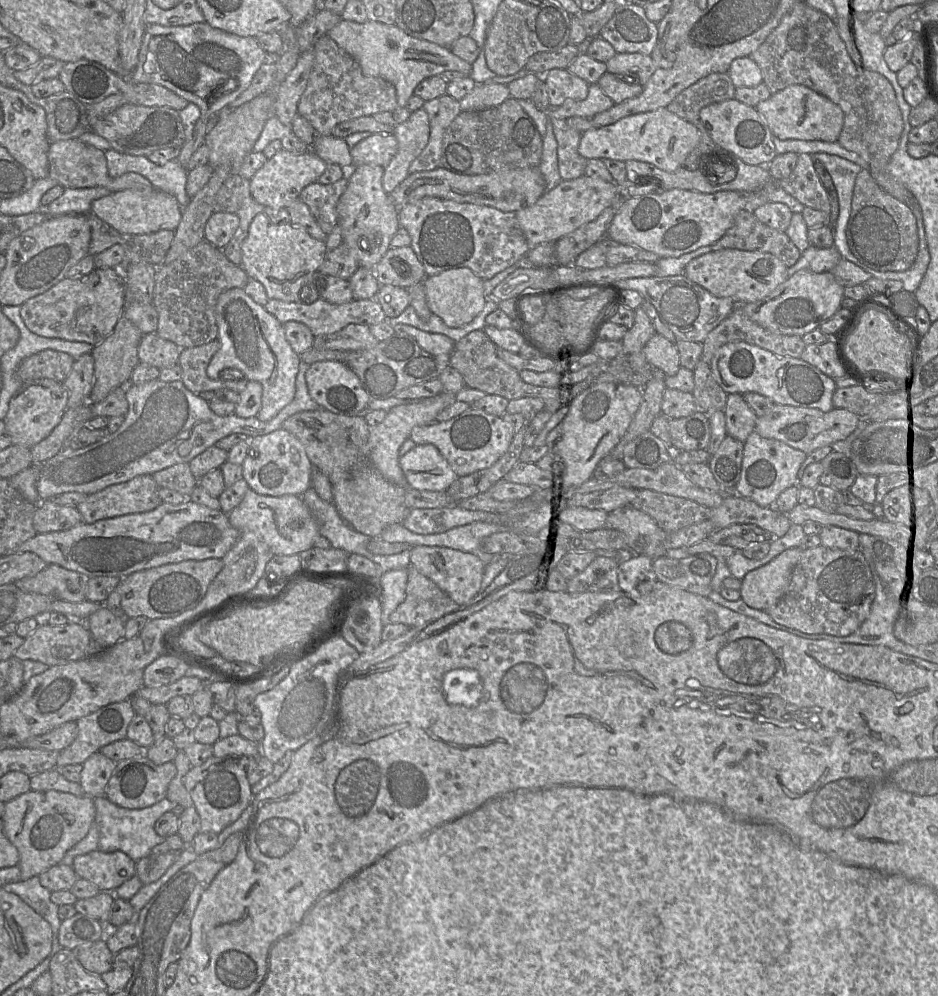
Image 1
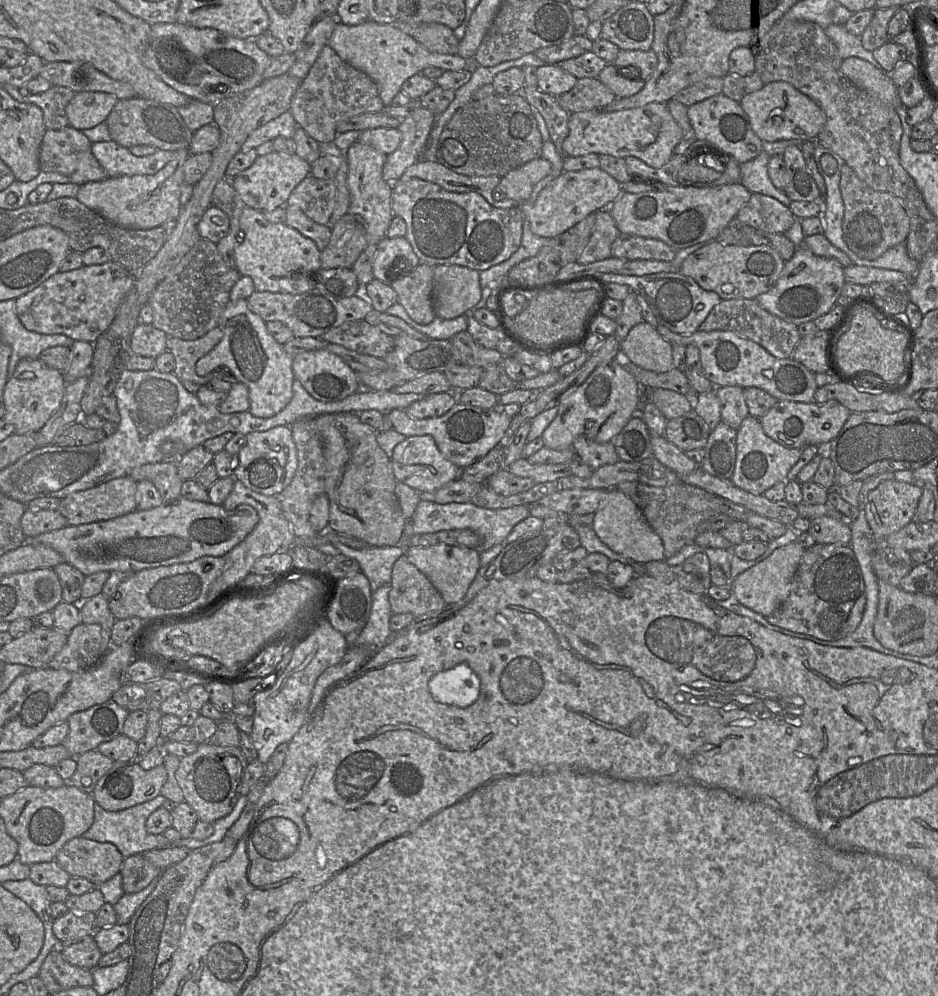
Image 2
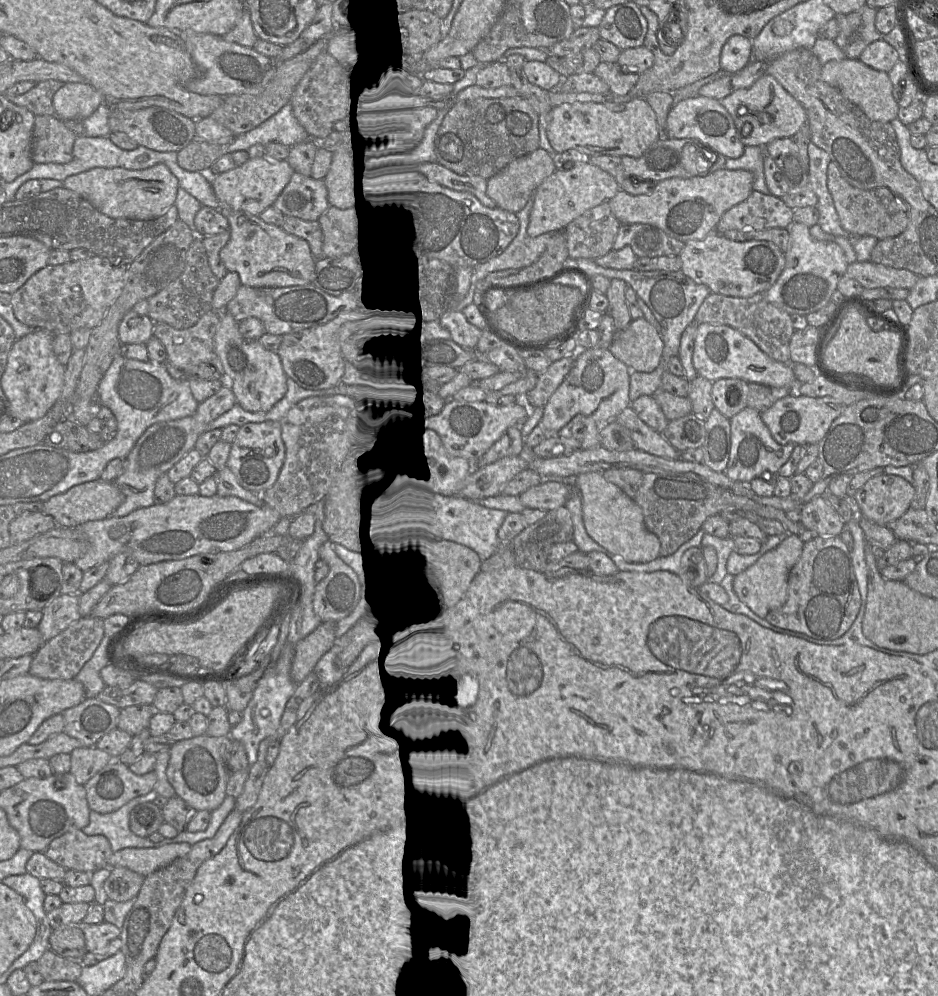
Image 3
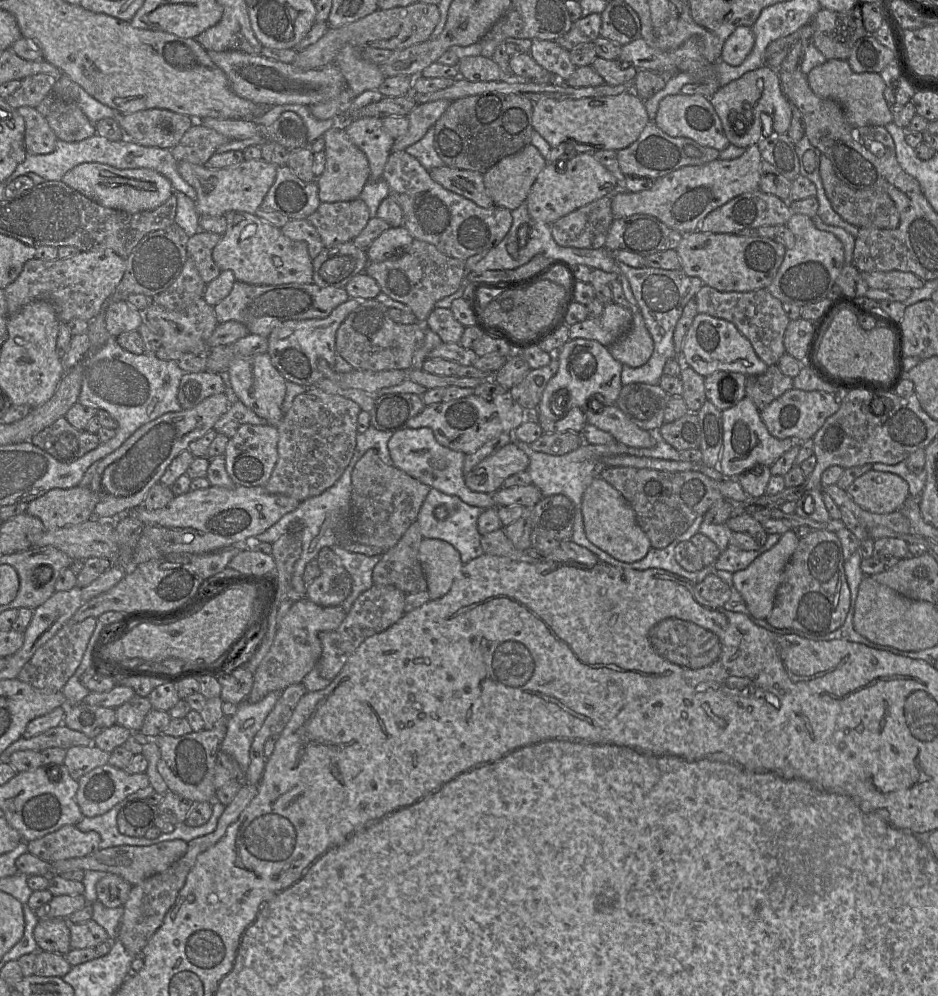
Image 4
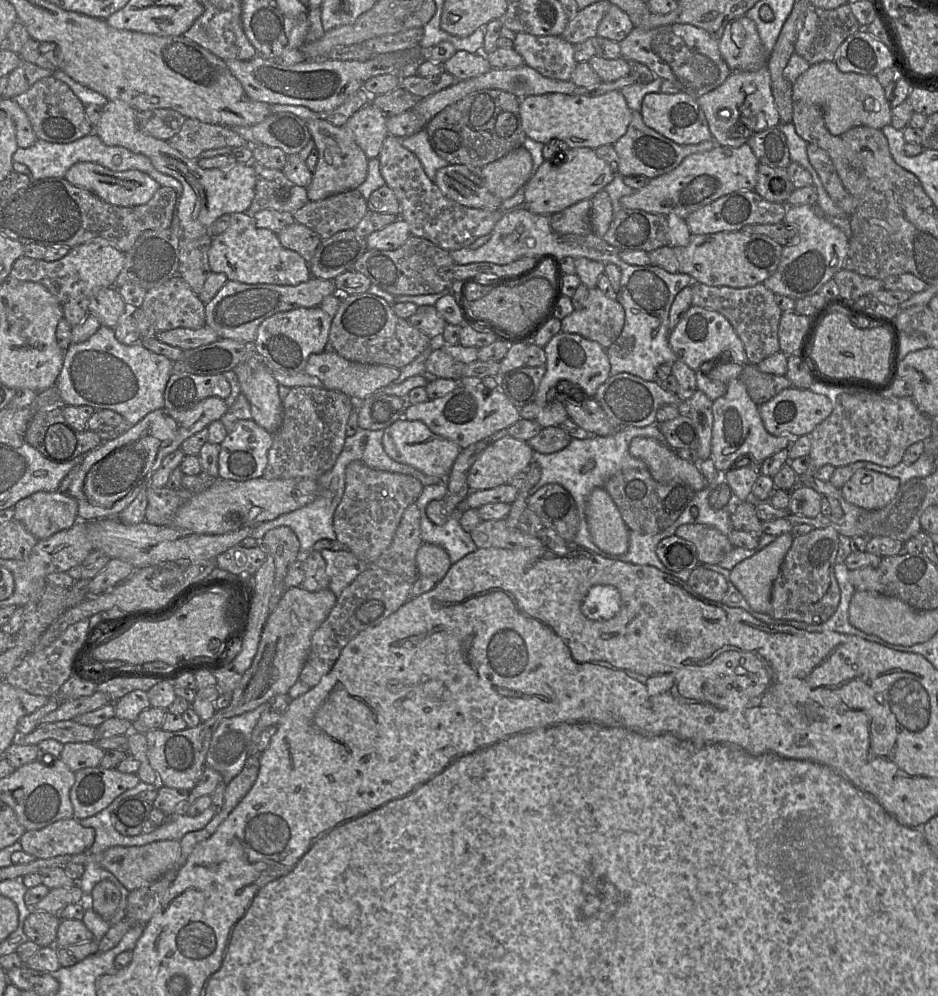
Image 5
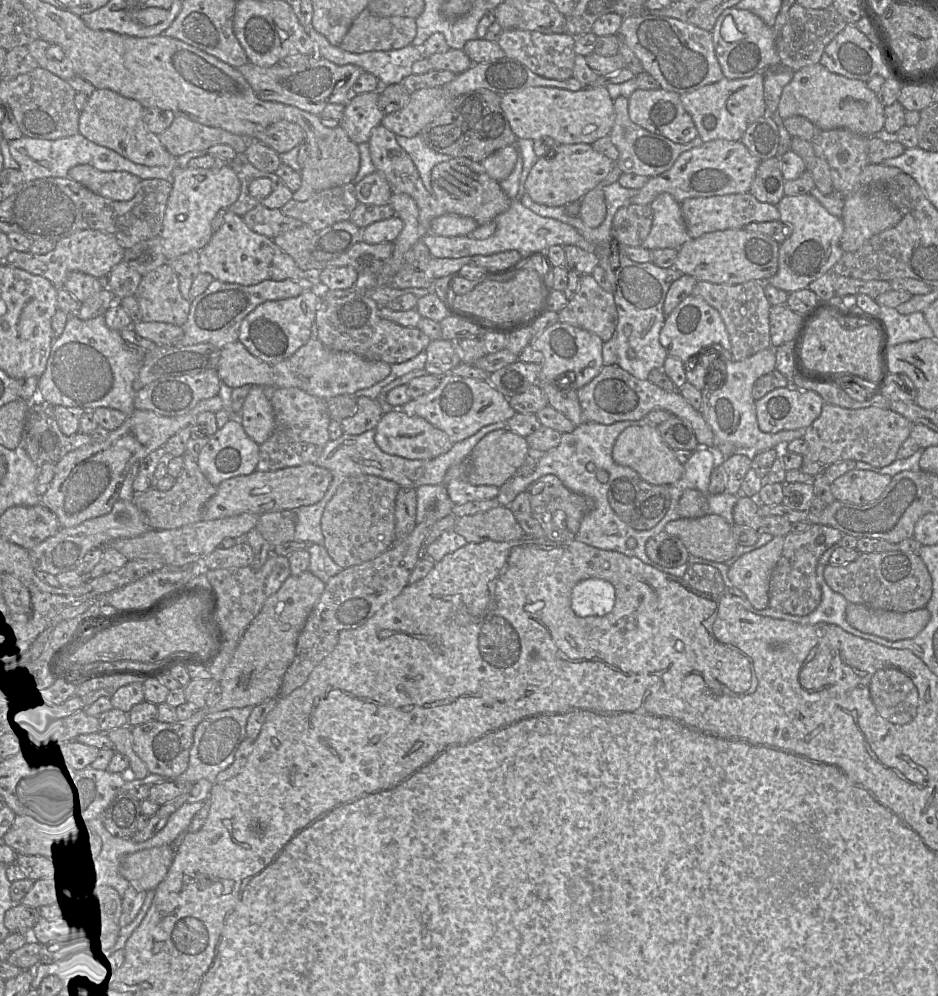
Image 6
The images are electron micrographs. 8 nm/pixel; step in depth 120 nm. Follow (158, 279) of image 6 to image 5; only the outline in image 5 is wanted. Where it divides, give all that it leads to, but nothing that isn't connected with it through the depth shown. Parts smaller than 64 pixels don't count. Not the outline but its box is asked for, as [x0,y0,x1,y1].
[140,276,205,332]

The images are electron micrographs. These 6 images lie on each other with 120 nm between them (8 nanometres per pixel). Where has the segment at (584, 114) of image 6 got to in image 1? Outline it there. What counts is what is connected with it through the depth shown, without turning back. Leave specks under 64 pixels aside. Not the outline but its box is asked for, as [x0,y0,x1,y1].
[578,107,701,172]

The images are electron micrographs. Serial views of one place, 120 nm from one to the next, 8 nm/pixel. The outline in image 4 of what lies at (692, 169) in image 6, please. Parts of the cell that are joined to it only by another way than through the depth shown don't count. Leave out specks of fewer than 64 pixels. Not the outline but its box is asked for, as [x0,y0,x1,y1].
[613,145,762,234]

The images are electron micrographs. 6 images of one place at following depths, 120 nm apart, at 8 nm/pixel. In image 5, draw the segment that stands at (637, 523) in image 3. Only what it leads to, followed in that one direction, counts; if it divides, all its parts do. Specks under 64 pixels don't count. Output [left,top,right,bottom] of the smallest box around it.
[586,489,629,555]

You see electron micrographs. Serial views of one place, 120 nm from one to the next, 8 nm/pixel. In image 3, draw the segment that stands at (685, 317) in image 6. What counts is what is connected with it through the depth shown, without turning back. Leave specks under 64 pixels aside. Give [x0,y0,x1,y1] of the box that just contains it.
[692,323,800,390]

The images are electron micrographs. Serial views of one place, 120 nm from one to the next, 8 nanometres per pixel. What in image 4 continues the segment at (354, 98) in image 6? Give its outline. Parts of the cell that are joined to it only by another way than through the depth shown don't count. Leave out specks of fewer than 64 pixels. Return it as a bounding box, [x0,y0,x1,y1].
[344,117,395,180]

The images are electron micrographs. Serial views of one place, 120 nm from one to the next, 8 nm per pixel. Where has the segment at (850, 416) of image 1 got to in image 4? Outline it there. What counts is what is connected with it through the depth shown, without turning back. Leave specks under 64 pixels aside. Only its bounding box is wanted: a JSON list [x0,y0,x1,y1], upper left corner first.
[760,388,840,442]

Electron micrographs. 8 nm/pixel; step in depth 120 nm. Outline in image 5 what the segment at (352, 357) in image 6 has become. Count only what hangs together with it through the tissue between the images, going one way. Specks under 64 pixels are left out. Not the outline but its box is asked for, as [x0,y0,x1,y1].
[304,351,400,399]

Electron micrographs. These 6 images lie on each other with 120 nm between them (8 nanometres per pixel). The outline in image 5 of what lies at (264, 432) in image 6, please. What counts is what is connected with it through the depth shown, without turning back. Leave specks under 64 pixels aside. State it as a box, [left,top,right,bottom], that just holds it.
[233,358,283,434]

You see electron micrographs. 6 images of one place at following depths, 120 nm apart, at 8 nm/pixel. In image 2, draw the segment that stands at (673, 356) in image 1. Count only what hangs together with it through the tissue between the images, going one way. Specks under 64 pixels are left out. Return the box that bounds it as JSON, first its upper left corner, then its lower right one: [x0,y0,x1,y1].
[619,321,674,373]

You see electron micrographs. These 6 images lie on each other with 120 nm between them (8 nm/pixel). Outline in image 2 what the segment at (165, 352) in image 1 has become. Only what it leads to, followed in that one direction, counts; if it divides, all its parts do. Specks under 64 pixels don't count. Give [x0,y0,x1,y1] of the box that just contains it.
[130,323,167,358]

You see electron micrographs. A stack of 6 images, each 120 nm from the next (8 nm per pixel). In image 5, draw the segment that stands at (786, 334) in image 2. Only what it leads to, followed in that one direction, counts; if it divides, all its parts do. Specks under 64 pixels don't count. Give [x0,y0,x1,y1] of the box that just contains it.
[692,283,783,365]

